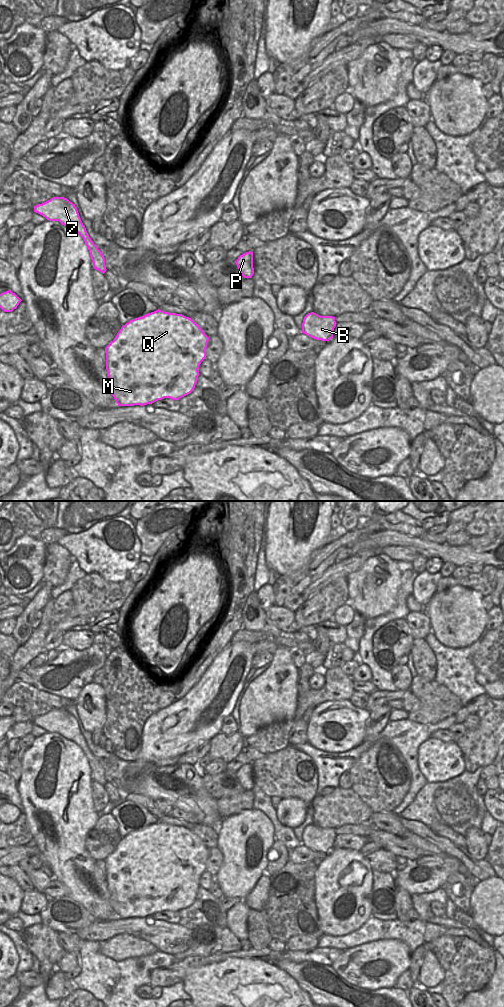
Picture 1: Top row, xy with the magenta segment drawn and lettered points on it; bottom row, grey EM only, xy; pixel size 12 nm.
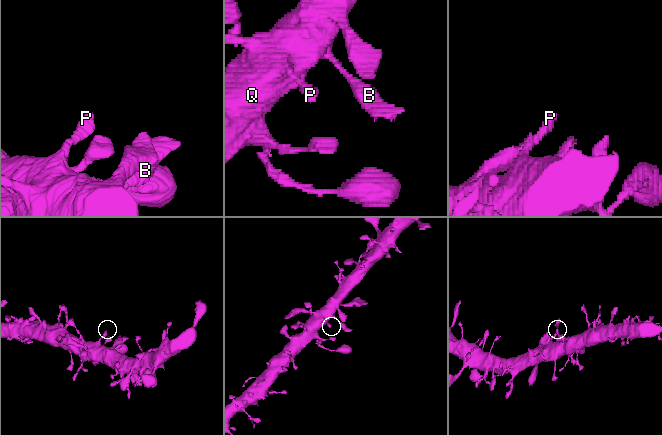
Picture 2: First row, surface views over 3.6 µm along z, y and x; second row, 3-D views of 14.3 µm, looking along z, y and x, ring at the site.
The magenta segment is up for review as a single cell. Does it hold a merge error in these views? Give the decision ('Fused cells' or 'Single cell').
Single cell.

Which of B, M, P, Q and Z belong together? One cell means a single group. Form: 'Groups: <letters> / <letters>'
Groups: B M P Q Z

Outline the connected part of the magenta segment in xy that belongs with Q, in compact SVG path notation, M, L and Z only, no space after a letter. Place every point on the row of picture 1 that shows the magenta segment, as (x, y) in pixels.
M156 310L123 325L113 341L105 348L106 370L110 393L118 406L144 406L164 398L179 400L190 394L197 383L199 366L206 359L209 337L191 318L182 314Z

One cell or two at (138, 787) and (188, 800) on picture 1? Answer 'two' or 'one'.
one

